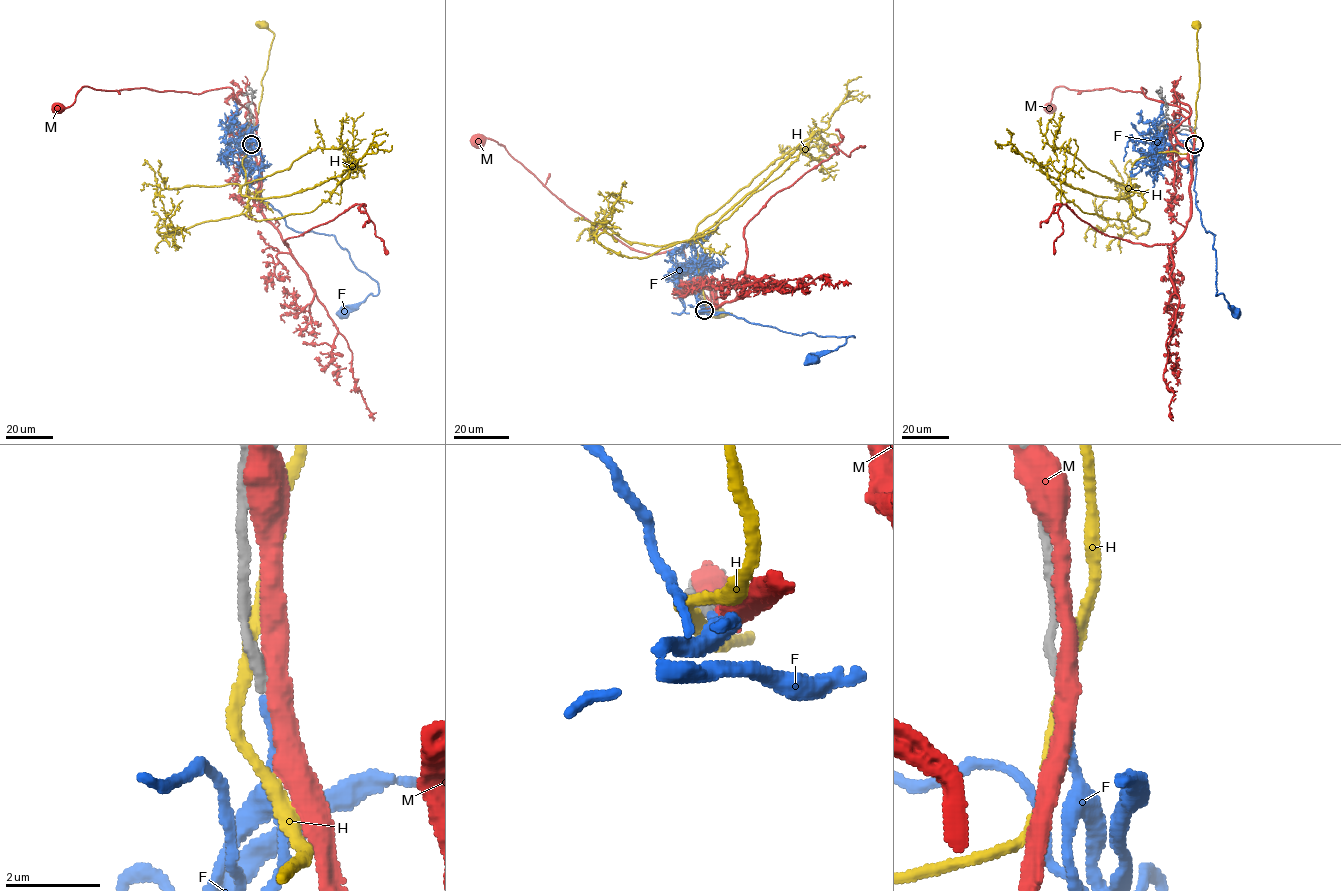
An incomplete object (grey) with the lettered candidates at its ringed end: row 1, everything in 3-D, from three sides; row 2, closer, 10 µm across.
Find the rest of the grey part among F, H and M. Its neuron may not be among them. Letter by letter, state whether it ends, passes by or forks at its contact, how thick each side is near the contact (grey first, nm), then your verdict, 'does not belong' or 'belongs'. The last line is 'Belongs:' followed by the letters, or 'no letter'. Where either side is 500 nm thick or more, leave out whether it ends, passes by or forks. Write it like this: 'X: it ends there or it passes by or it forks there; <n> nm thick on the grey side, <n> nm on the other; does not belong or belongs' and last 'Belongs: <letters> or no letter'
F: it ends there; 240 nm thick on the grey side, 170 nm on the other; belongs
H: it passes by; 260 nm thick on the grey side, 260 nm on the other; does not belong
M: it passes by; 240 nm thick on the grey side, 440 nm on the other; does not belong
Belongs: F

